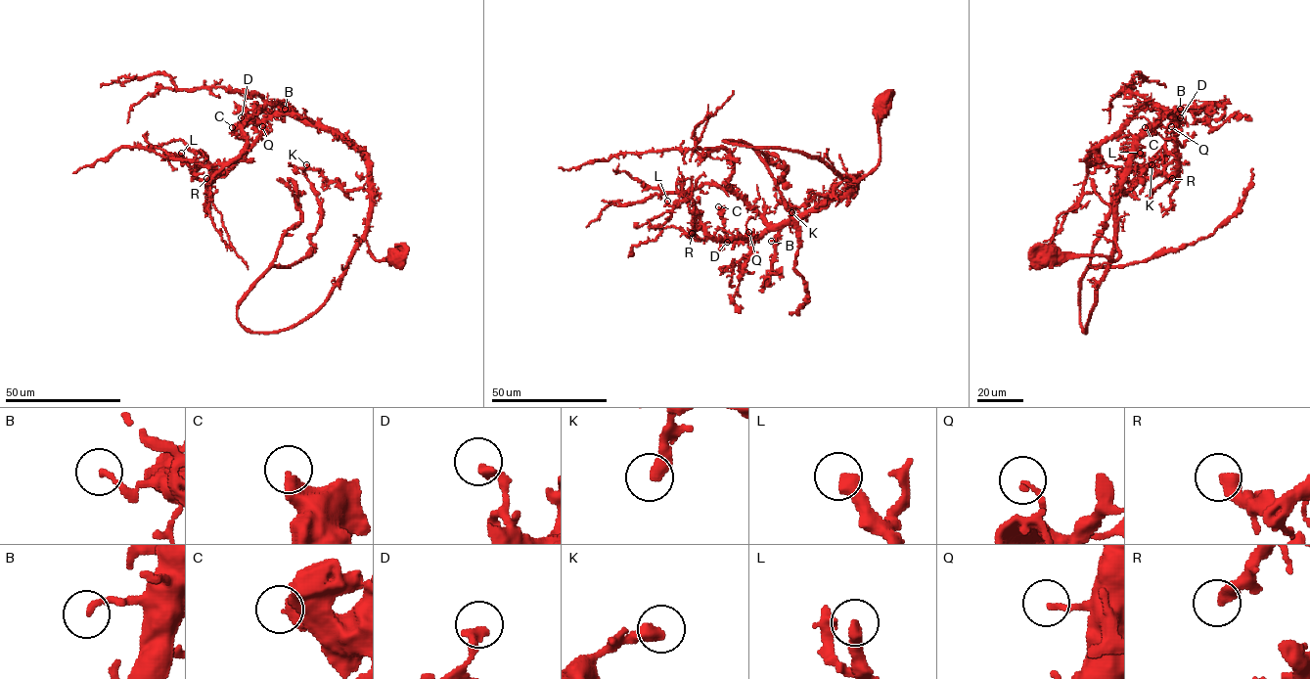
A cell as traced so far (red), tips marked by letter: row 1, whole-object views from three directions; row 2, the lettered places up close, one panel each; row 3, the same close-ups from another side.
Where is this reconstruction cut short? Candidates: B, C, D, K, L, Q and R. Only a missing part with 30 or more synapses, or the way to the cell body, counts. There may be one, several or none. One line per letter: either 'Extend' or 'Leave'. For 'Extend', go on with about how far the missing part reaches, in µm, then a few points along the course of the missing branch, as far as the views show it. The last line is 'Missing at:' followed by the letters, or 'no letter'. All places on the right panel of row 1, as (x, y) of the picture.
B: Leave
C: Leave
D: Leave
K: Leave
L: Leave
Q: Leave
R: Leave
Missing at: no letter

